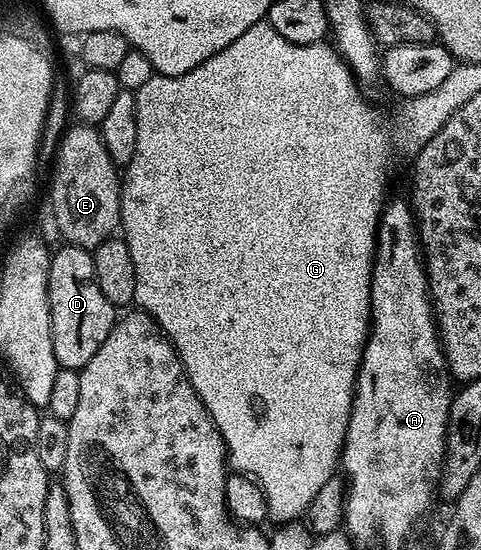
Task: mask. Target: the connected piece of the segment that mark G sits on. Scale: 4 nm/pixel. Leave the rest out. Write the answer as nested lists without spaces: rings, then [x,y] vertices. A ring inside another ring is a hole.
[[[266,21],[250,25],[250,29],[246,29],[246,33],[242,33],[242,37],[238,37],[238,41],[230,41],[230,45],[226,45],[226,49],[222,49],[211,55],[206,61],[202,61],[202,65],[190,69],[190,73],[181,75],[152,73],[149,76],[149,79],[134,91],[136,120],[138,121],[138,146],[134,148],[134,157],[128,162],[120,184],[119,230],[130,249],[130,257],[134,260],[134,277],[136,278],[134,303],[139,310],[149,315],[158,324],[160,330],[168,336],[172,348],[178,353],[180,364],[184,366],[184,372],[188,375],[190,385],[198,393],[202,405],[206,405],[218,433],[224,438],[224,448],[228,450],[229,468],[242,475],[251,475],[260,484],[266,497],[268,519],[271,522],[274,521],[273,524],[290,523],[299,520],[307,512],[308,506],[318,494],[318,489],[321,489],[326,481],[330,481],[338,471],[340,451],[344,447],[348,418],[352,412],[352,398],[356,392],[356,375],[360,371],[360,362],[364,356],[364,346],[368,343],[368,332],[372,322],[372,298],[370,297],[372,260],[376,257],[376,231],[380,228],[380,213],[386,206],[384,194],[388,191],[388,162],[392,159],[392,135],[388,132],[387,125],[380,123],[379,113],[364,100],[364,95],[360,92],[361,84],[331,42],[294,45],[294,41],[286,41],[286,37],[282,37],[282,33],[278,33],[278,29],[274,29]]]

